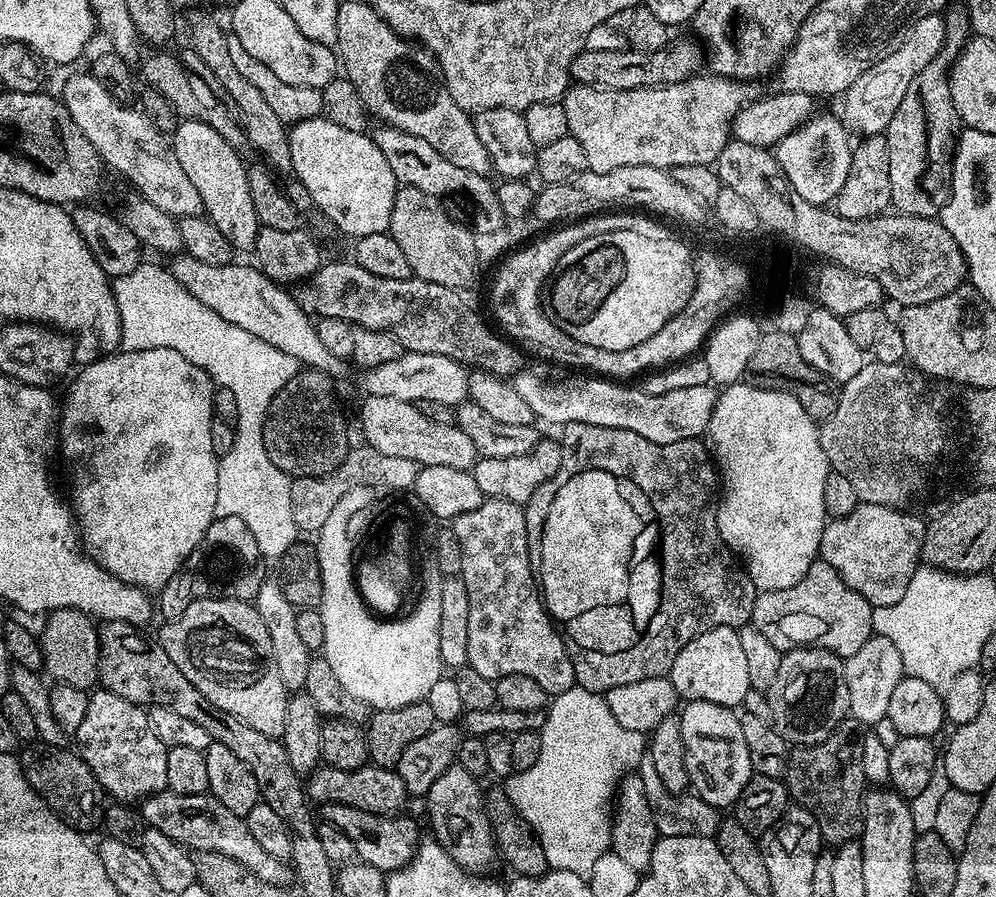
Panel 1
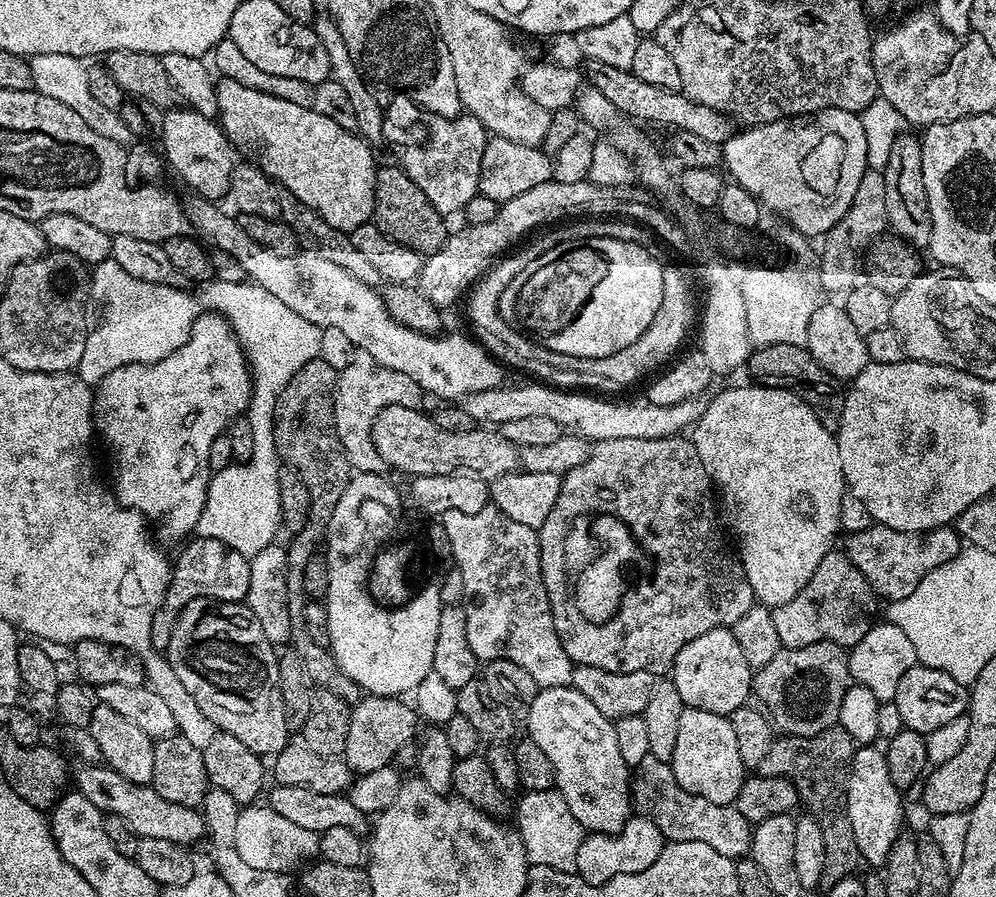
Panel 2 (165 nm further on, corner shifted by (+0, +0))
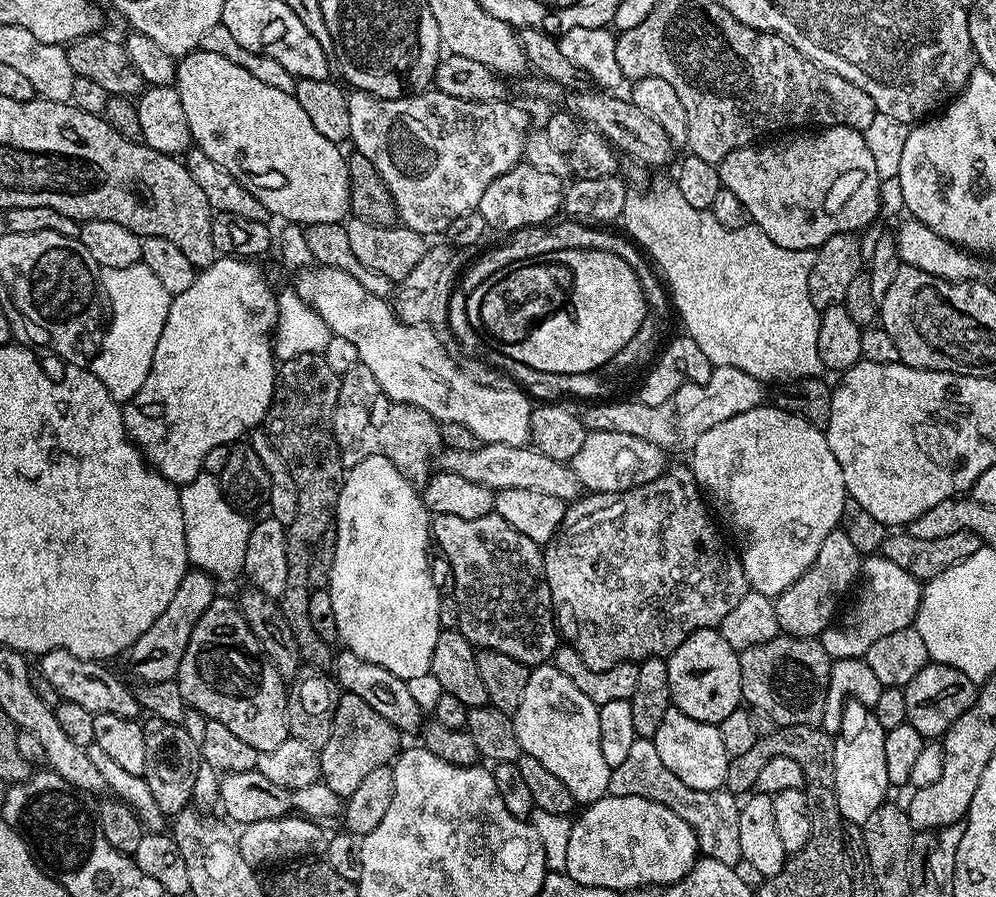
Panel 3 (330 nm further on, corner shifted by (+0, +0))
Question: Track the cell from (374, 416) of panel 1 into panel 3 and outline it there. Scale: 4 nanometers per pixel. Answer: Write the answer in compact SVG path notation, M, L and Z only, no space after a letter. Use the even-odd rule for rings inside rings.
M481 443L474 450L444 448L438 456L438 468L442 472L462 474L462 478L493 490L538 490L538 494L554 494L554 498L565 502L577 499L582 492L578 478L565 461L546 458L546 454L531 446Z

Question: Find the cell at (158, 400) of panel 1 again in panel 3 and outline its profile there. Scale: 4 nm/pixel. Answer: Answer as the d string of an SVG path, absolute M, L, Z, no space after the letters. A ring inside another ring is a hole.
M218 258L209 268L201 268L196 273L194 281L187 290L182 290L172 298L170 314L166 314L166 326L162 326L162 338L158 338L158 350L154 350L154 362L146 382L142 382L142 390L134 394L124 405L124 425L132 443L139 448L145 460L156 471L161 472L166 479L174 485L181 486L191 482L200 473L204 472L206 454L214 450L214 446L229 446L237 443L241 438L247 437L253 430L259 429L265 423L268 411L272 405L272 395L276 389L276 374L278 361L273 355L273 332L276 331L276 316L279 314L277 293L268 285L264 272L259 263L239 258Z

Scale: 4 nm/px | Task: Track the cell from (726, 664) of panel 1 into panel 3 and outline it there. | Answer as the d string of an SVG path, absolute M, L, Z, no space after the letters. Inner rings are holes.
M699 628L691 632L667 657L668 681L672 704L682 714L694 718L698 722L706 722L719 726L734 710L741 707L742 670L740 669L740 653L722 638L716 628Z

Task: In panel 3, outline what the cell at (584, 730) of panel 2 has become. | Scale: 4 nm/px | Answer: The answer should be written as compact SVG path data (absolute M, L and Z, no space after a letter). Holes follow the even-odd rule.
M549 662L533 667L528 673L526 690L522 690L522 702L518 702L518 710L512 716L512 725L518 734L520 751L530 758L538 758L542 766L555 774L570 790L570 794L576 799L577 805L587 806L598 802L608 795L610 786L610 774L613 768L608 765L606 758L602 758L602 746L600 745L600 727L598 726L599 707L562 670L558 670L555 663Z

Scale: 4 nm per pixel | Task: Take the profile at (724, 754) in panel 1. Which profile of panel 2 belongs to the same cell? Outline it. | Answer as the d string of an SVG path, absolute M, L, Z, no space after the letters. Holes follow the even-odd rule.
M684 707L682 719L678 721L678 743L670 763L682 790L690 790L690 794L698 794L698 798L715 804L735 805L738 790L742 790L746 779L731 719L710 710Z

